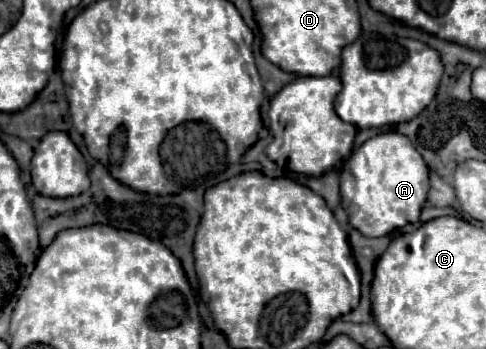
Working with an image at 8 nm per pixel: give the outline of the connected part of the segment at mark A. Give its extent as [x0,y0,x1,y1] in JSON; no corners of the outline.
[340,131,429,237]

